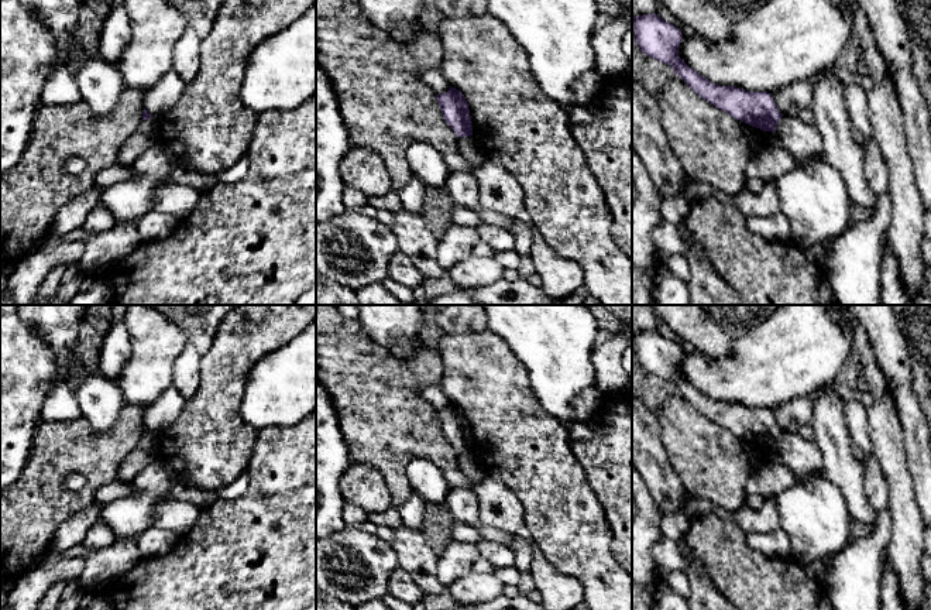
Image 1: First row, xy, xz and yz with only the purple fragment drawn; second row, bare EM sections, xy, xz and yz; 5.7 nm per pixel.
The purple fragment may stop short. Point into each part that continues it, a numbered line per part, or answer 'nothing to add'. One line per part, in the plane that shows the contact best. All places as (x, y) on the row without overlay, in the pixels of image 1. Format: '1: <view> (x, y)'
nothing to add

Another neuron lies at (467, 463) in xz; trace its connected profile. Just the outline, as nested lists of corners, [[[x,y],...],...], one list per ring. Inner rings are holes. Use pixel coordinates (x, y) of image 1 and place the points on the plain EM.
[[[473,452],[457,455],[457,469],[461,470],[473,484],[477,484],[488,477]]]

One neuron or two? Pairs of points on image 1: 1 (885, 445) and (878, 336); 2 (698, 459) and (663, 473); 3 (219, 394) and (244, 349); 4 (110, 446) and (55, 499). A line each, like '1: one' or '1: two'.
1: two
2: two
3: one
4: one

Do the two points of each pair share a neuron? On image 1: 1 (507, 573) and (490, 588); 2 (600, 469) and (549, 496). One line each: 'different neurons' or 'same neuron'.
1: different neurons
2: different neurons

